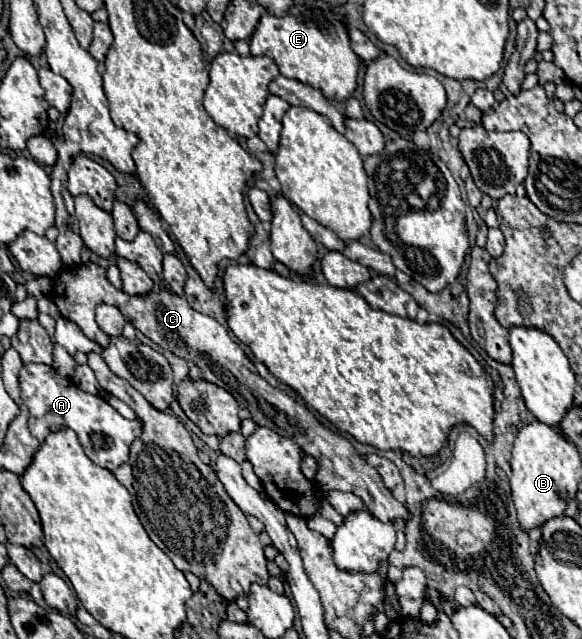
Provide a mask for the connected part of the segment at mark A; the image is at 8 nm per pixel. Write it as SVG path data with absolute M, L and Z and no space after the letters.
M24 365L18 373L18 383L22 391L22 399L30 409L30 433L42 443L48 433L70 427L84 447L84 453L100 467L108 471L116 471L122 463L128 461L130 445L142 433L142 425L134 419L124 419L112 405L108 405L102 397L82 391L74 381L60 377L48 365Z

